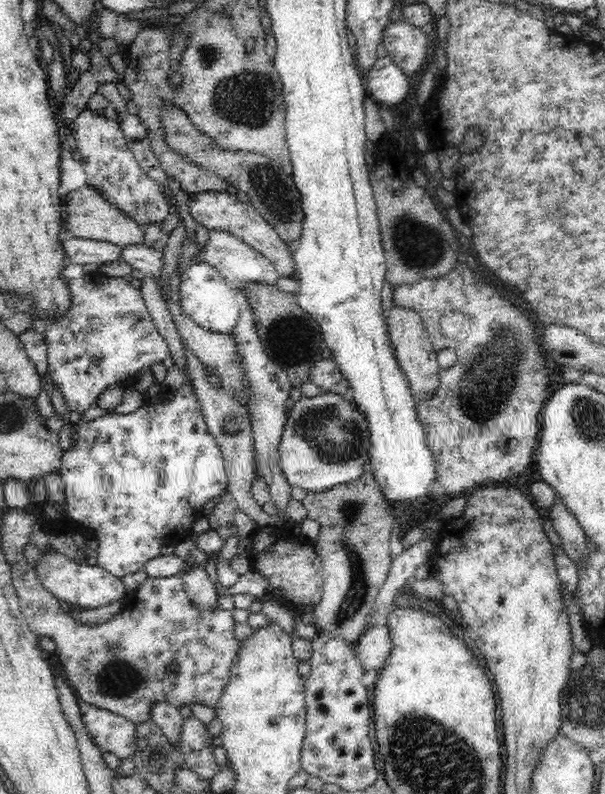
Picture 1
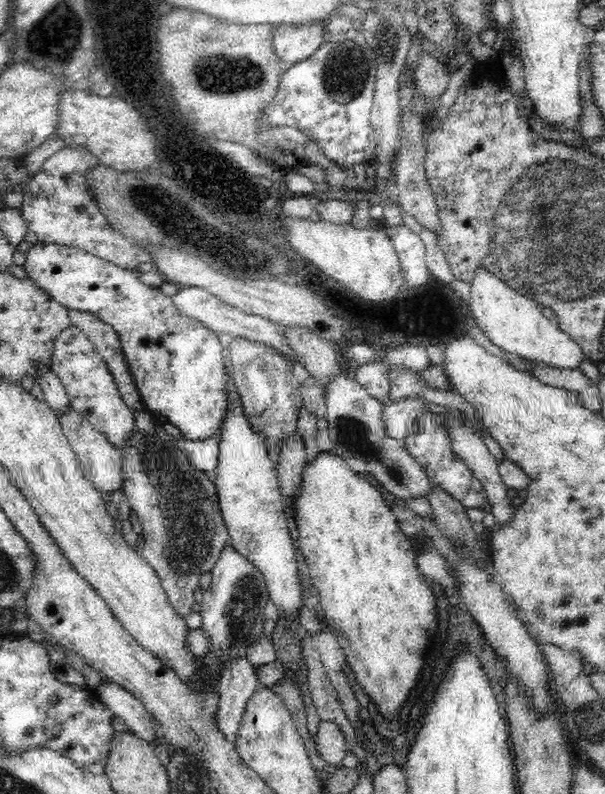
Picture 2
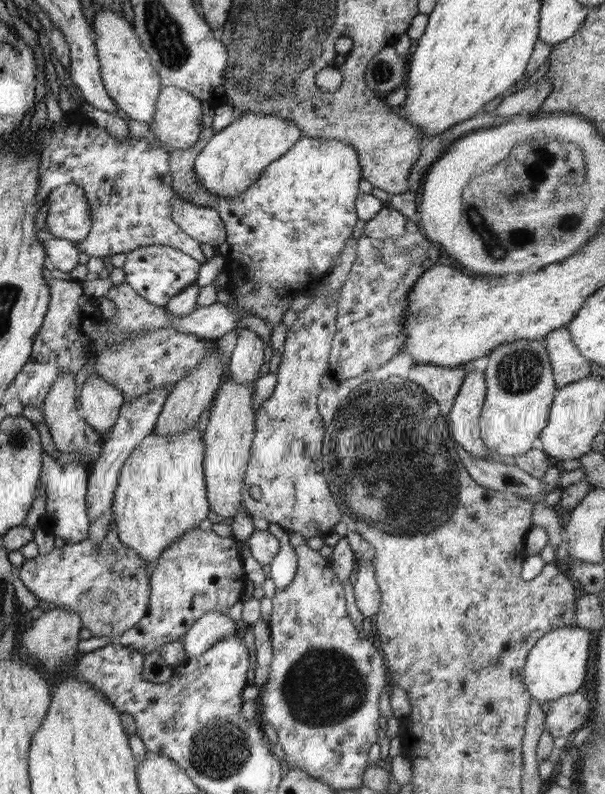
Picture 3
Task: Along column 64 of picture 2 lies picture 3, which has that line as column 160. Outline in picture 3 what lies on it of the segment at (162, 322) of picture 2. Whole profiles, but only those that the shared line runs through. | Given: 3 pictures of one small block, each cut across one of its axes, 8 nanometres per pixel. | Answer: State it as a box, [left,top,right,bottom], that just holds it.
[122,245,200,307]

